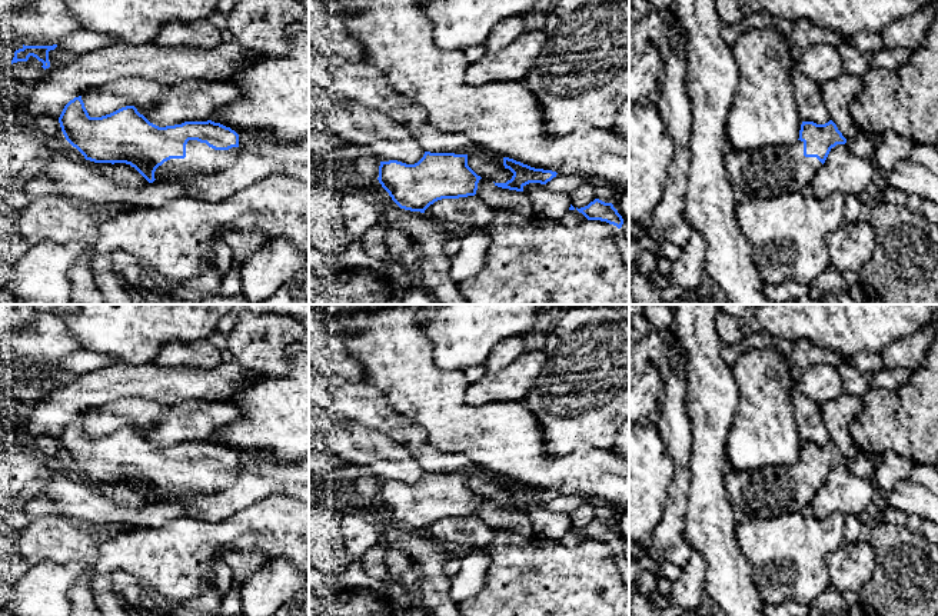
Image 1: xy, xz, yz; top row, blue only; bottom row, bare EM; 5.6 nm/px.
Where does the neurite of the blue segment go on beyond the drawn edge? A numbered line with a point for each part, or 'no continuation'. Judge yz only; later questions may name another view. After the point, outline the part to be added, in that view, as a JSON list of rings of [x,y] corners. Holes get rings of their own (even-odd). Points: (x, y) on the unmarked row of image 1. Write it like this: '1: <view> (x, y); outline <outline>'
1: yz (772, 490); outline [[[801,460],[751,472],[728,466],[725,473],[728,497],[734,509],[748,519],[802,512],[821,486],[816,477],[804,476]]]

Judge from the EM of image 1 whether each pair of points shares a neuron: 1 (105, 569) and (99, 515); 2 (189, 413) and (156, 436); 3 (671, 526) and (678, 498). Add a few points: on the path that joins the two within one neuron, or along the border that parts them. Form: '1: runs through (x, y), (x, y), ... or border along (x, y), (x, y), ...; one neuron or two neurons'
1: border along (143, 528), (117, 528), (110, 530); two neurons
2: runs through (180, 422), (165, 433); one neuron
3: runs through (674, 519), (677, 505); one neuron

